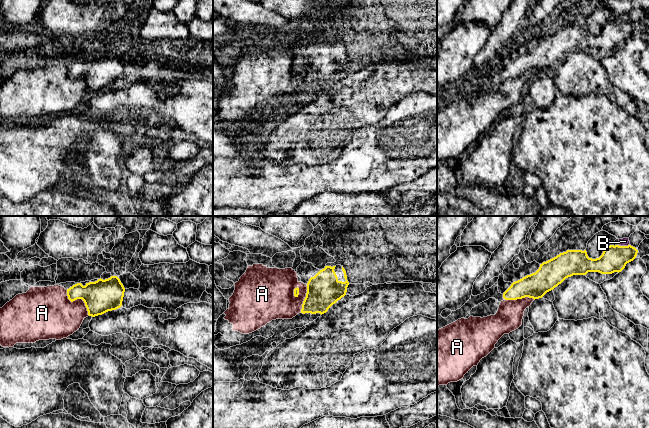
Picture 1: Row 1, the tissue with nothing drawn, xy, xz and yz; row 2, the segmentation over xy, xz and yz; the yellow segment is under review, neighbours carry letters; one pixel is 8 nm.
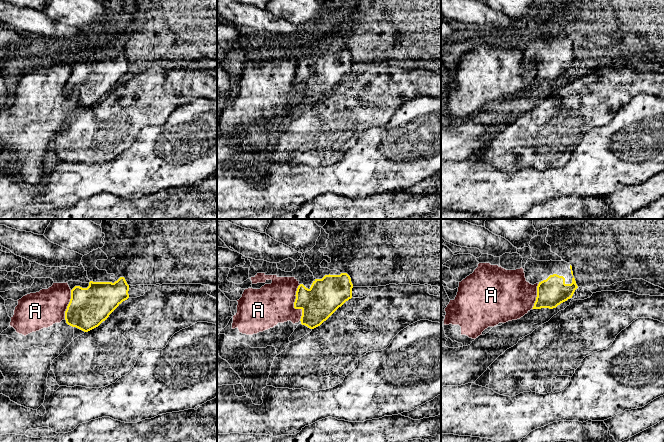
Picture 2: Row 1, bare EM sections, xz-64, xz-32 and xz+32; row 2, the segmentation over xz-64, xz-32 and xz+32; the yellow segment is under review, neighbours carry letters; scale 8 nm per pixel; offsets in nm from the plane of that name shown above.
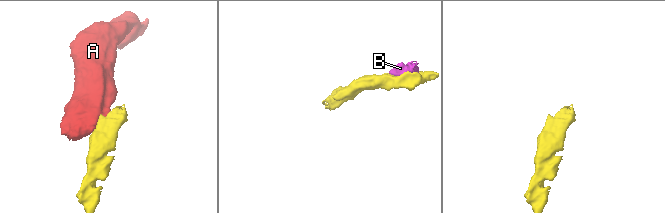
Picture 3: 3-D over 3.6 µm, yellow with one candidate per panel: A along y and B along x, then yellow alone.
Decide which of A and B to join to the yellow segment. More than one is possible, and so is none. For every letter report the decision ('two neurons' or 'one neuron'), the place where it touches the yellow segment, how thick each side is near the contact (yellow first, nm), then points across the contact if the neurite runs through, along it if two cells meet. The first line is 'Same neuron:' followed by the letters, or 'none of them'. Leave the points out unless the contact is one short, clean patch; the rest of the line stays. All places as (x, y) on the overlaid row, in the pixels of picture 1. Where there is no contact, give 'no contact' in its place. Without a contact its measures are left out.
Same neuron: none of them
A: two neurons; contact xy (79, 298); calibres 260 and 360 nm; border xy (66, 290), (66, 295), (71, 301), (83, 301), (89, 315)
B: two neurons; contact yz (624, 246); calibres 200 and 60 nm

